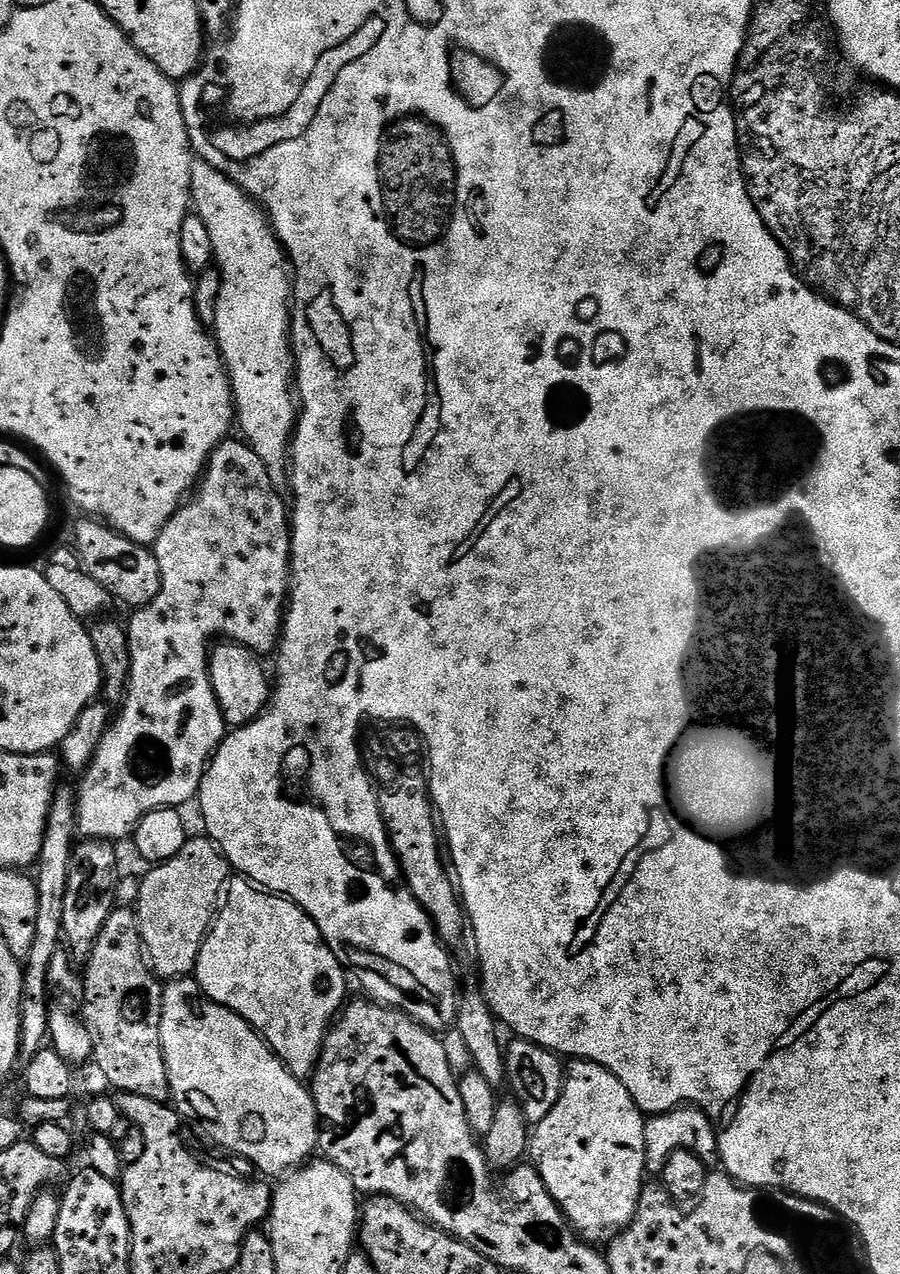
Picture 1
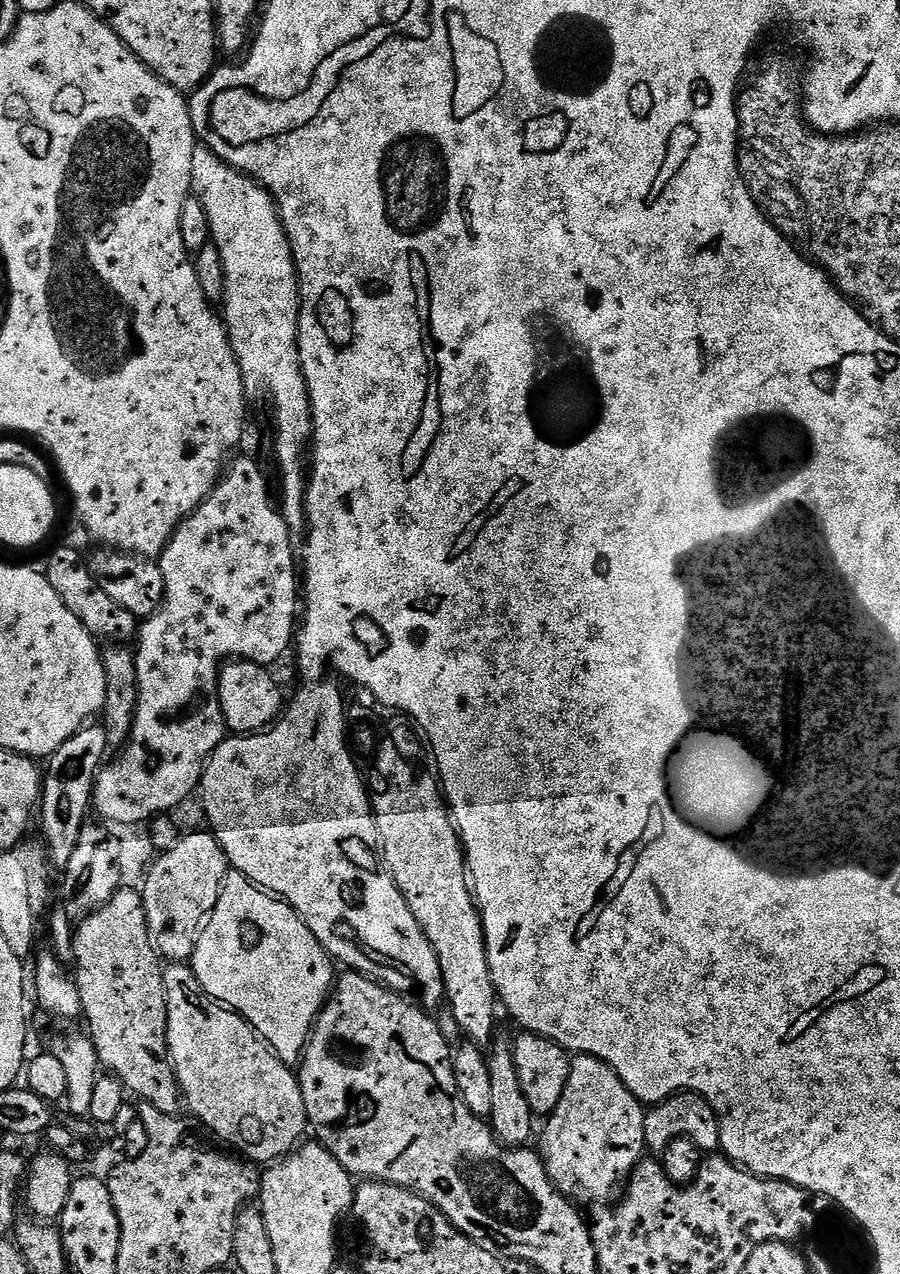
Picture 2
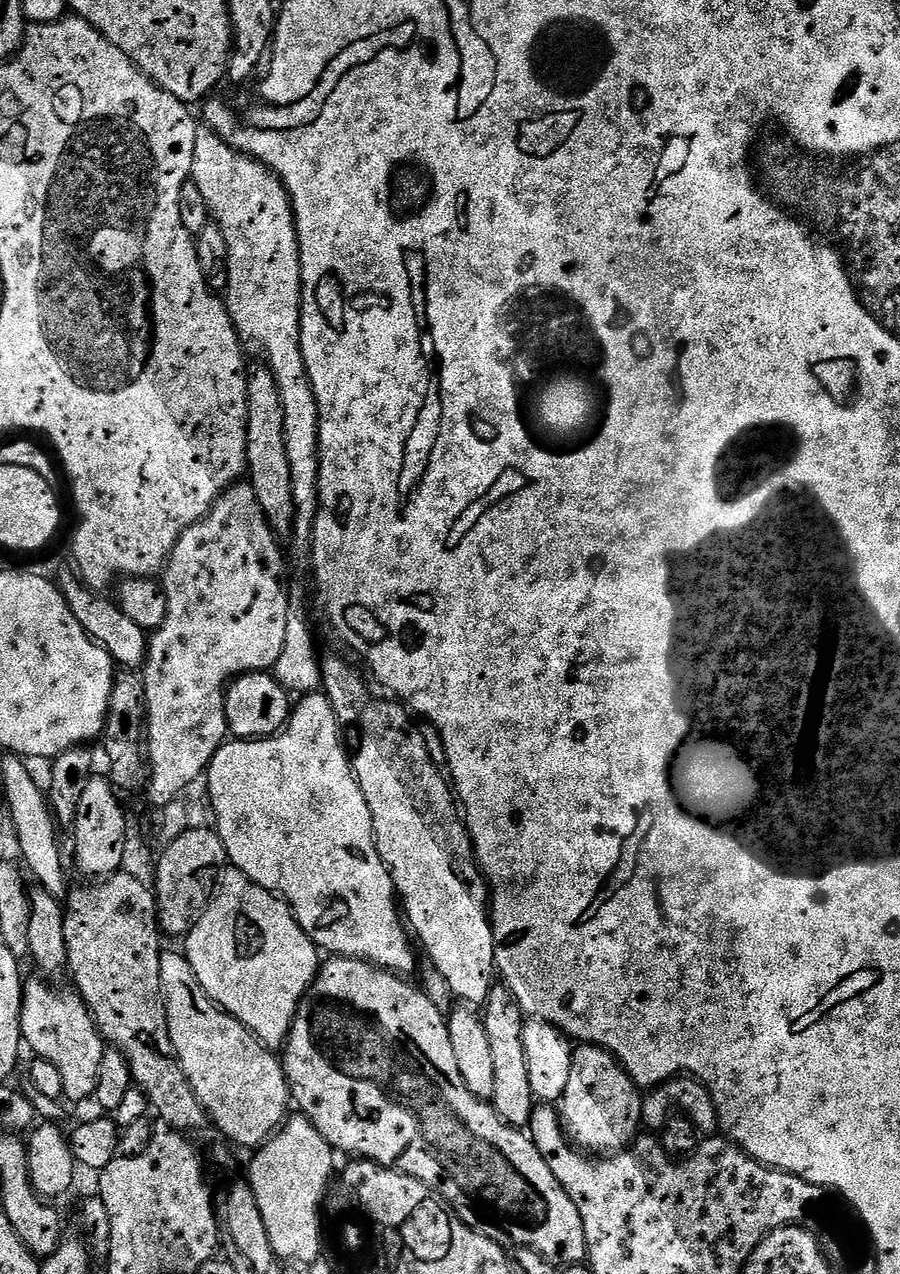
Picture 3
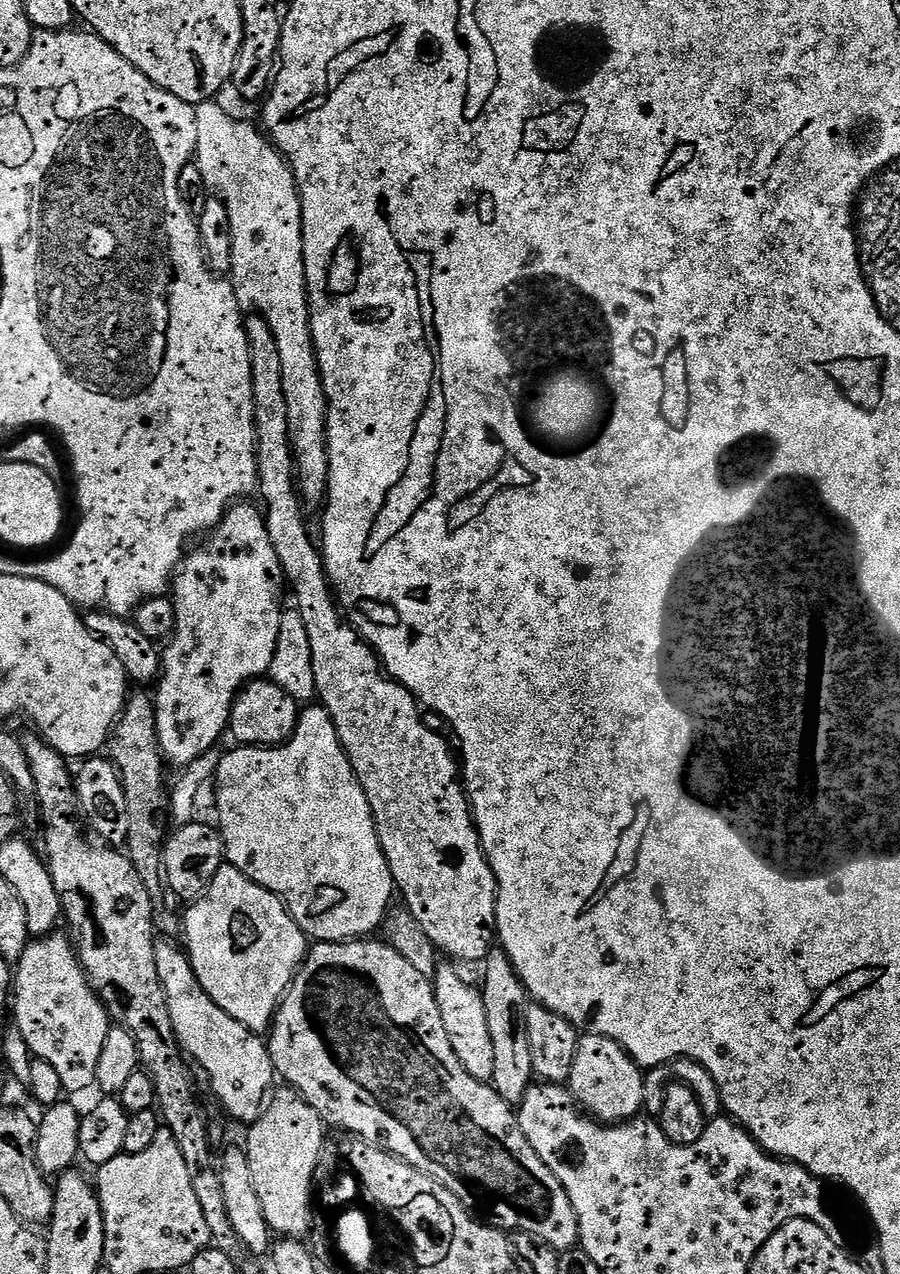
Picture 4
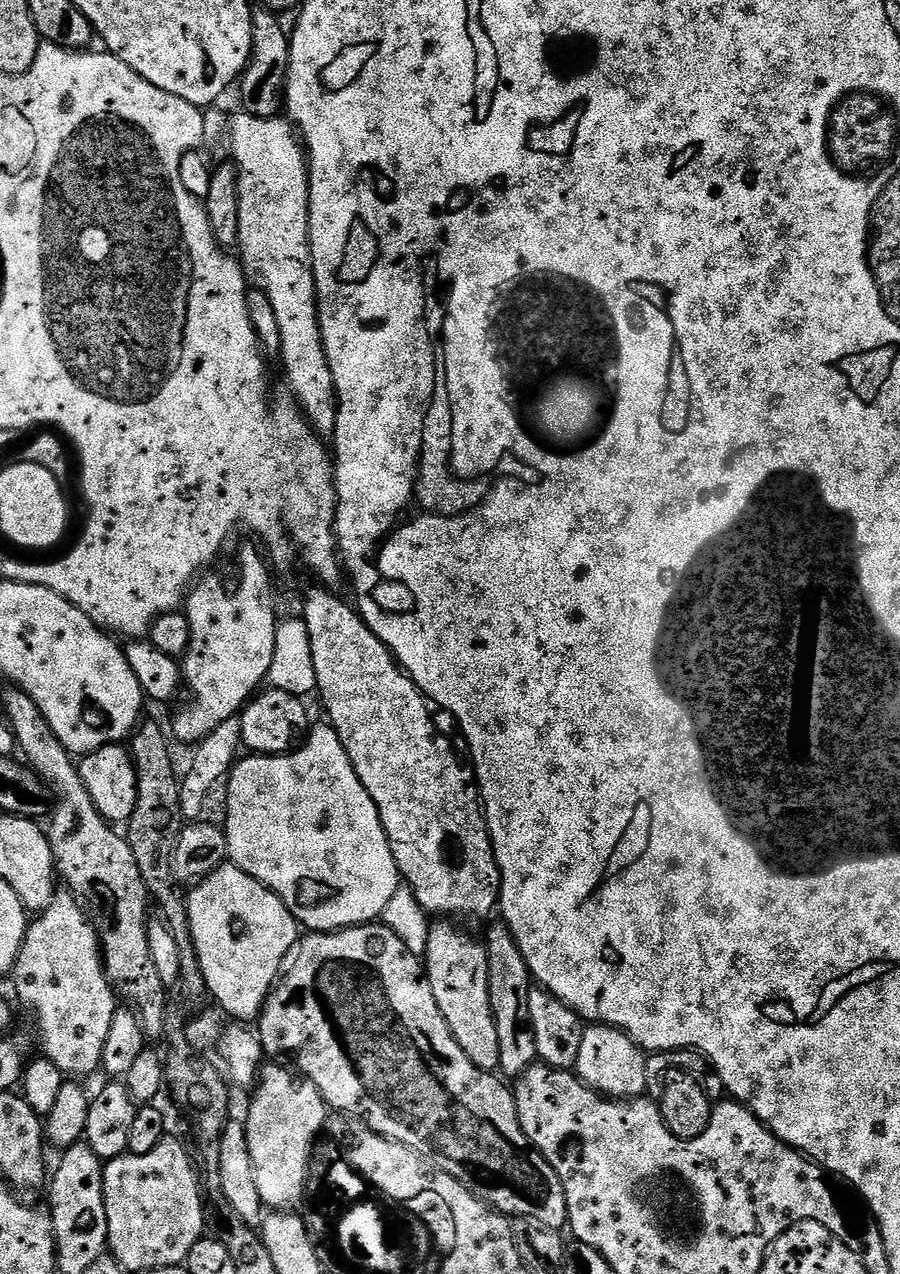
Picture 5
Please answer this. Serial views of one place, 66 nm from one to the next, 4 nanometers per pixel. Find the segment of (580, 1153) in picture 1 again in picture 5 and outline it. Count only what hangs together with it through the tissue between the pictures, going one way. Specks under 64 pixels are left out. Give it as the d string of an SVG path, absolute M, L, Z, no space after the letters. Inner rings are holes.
M593 1023L585 1027L582 1046L578 1049L575 1073L580 1081L593 1088L601 1096L613 1100L635 1100L648 1092L646 1062L648 1056L625 1032L608 1024Z

